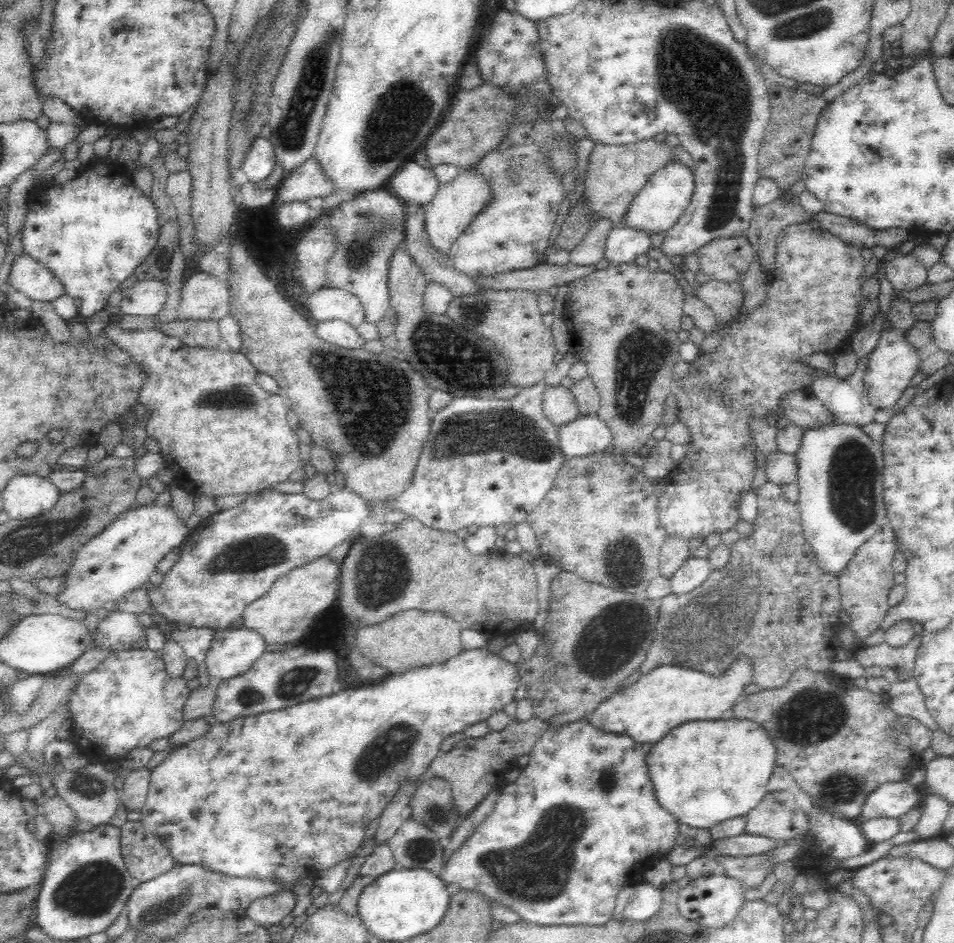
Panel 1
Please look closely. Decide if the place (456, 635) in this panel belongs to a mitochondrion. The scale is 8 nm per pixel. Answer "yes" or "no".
no

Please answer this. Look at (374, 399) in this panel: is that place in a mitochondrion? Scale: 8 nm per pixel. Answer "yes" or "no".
yes

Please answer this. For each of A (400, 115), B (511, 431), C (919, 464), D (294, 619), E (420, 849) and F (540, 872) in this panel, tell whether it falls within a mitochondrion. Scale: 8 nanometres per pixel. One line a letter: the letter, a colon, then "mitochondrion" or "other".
A: mitochondrion
B: mitochondrion
C: other
D: other
E: mitochondrion
F: mitochondrion

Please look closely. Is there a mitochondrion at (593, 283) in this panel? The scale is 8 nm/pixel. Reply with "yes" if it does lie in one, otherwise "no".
no

